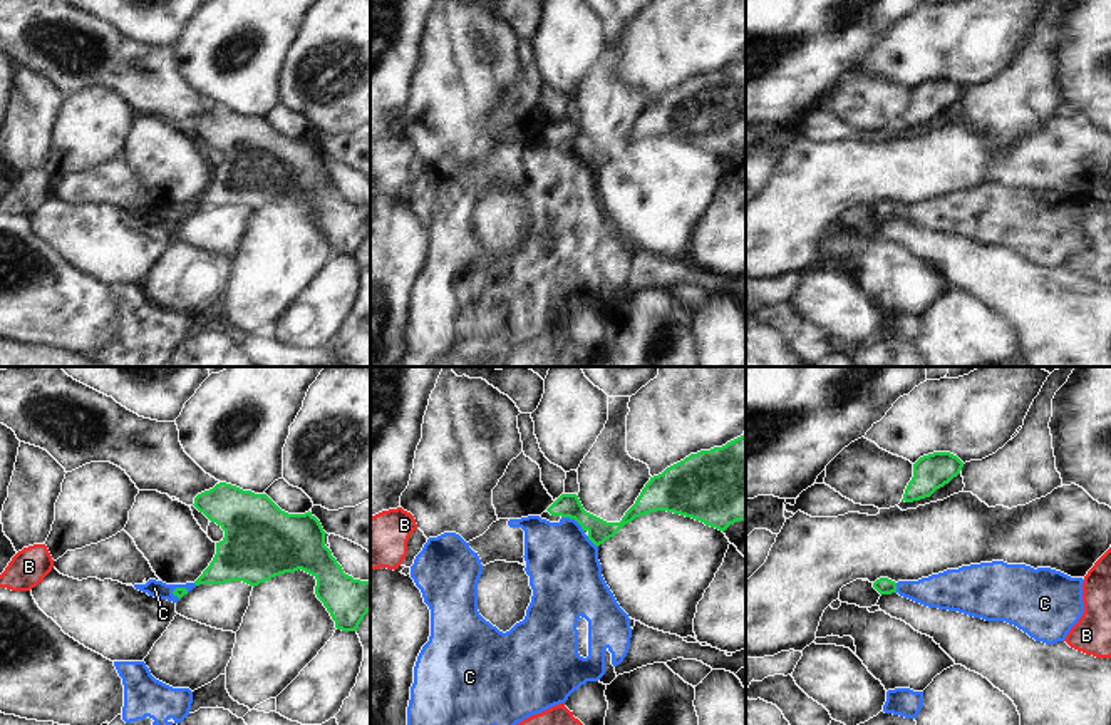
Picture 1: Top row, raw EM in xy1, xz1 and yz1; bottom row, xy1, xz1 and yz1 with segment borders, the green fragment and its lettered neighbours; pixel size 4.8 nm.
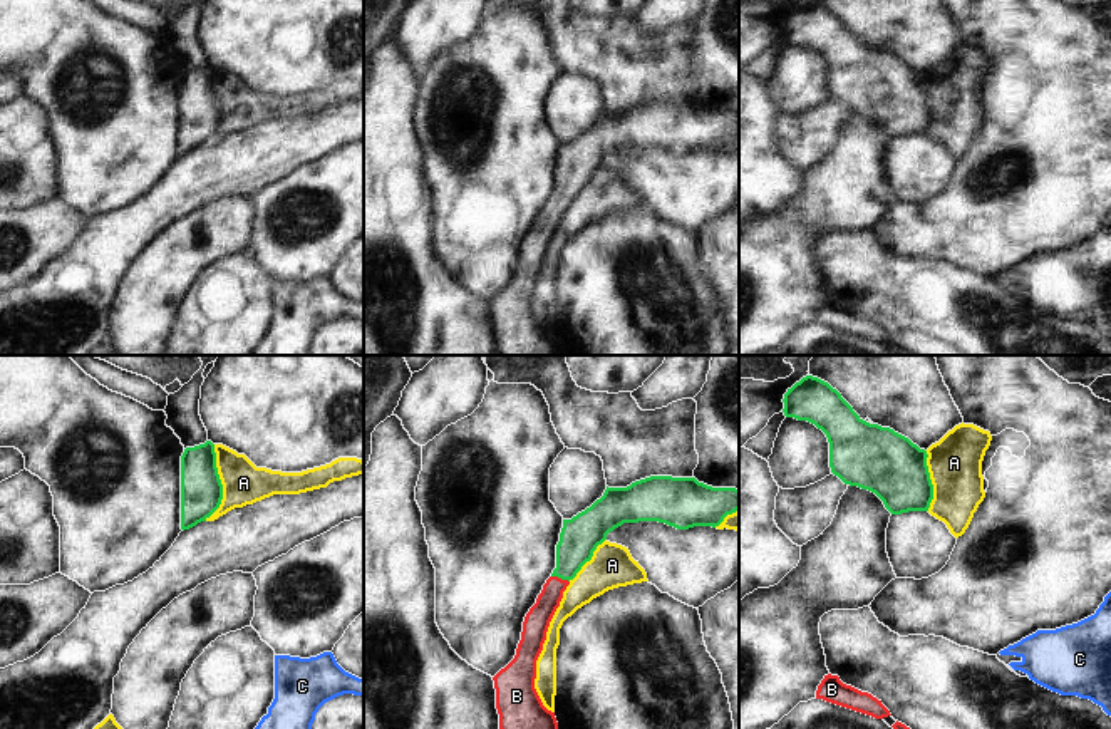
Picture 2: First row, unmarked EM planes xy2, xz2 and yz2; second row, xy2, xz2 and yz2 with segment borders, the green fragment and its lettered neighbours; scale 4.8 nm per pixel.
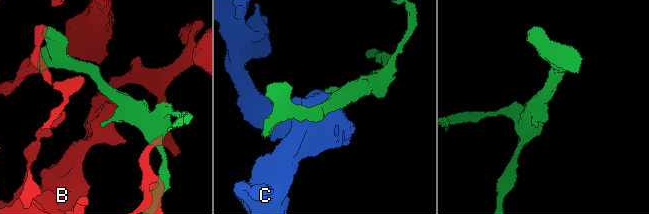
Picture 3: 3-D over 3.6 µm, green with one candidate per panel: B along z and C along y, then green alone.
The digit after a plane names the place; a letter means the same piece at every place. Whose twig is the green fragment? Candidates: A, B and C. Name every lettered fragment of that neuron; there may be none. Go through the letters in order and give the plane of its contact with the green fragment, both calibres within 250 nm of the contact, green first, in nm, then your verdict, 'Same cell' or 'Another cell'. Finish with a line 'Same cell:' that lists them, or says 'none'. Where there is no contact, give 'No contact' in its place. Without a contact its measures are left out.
A: Touches green in xy2. Thickness 200 nm (green) against 200 nm. Another cell
B: Touches green in xz2. Thickness 190 nm (green) against 120 nm. Same cell
C: Touches green in xz1. Thickness 110 nm (green) against 340 nm. Another cell
Same cell: B.

